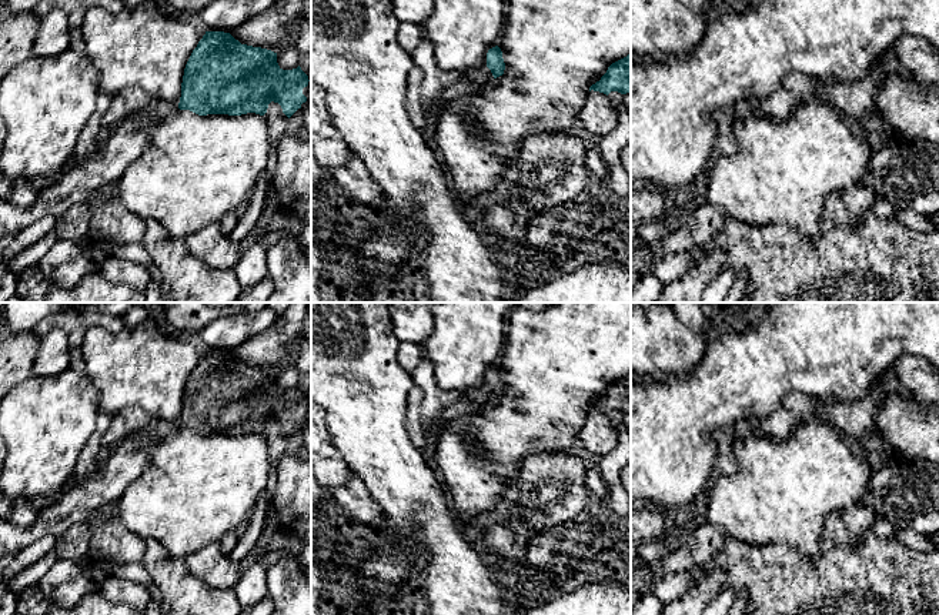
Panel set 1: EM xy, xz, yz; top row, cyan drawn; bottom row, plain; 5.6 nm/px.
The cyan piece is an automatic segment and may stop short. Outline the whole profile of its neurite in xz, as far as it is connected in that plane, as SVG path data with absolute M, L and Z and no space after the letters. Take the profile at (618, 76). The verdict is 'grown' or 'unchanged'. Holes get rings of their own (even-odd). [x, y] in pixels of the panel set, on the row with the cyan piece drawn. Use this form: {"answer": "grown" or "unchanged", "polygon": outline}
{"answer": "unchanged", "polygon": "M631 54L612 63L599 81L589 87L589 91L599 91L609 94L618 91L621 94L631 94Z"}

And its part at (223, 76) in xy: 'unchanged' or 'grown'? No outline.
grown

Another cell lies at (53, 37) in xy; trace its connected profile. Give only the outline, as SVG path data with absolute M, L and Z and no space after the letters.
M53 9L41 21L33 43L33 56L57 56L70 49L67 13Z

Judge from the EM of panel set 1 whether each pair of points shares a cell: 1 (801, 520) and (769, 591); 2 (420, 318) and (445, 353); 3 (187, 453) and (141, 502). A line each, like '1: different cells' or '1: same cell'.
1: different cells
2: different cells
3: same cell

